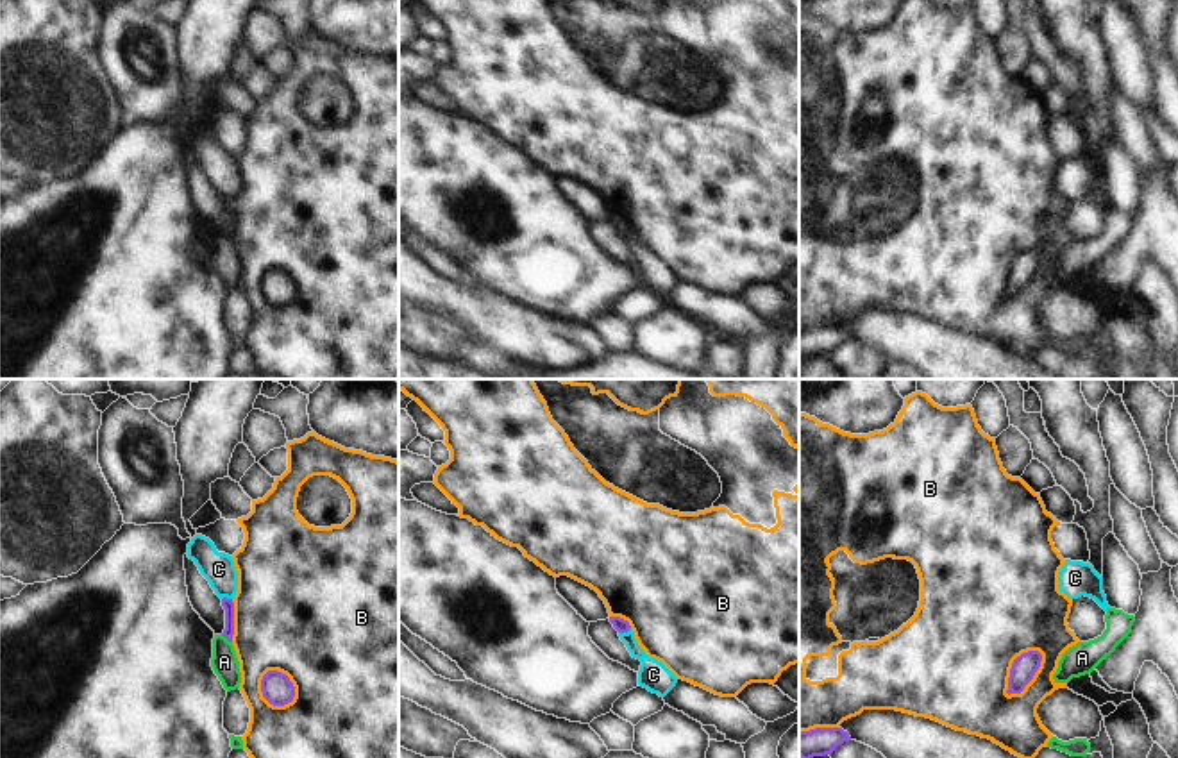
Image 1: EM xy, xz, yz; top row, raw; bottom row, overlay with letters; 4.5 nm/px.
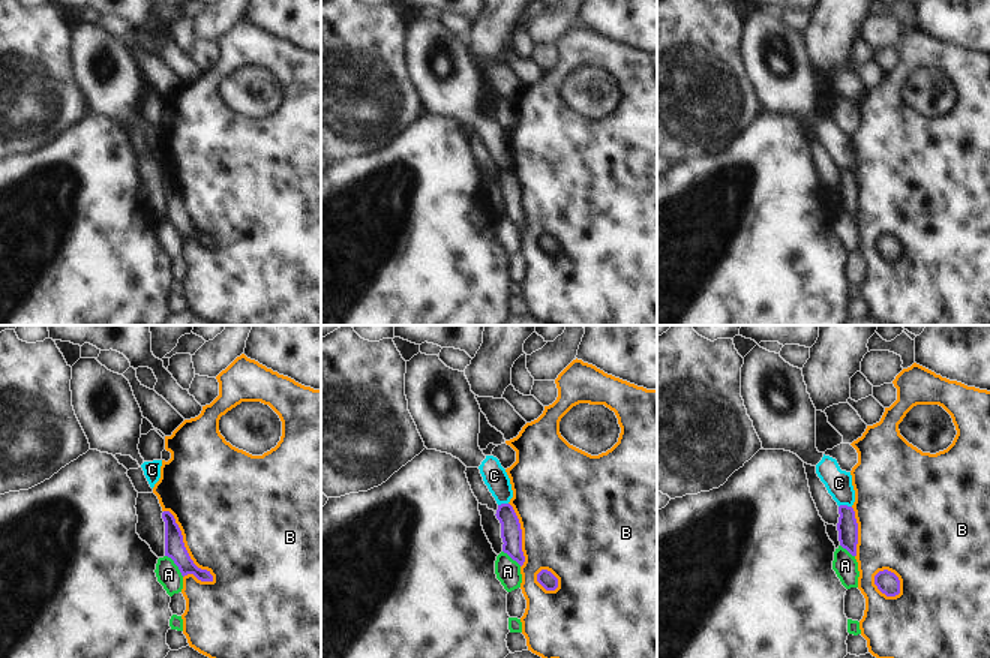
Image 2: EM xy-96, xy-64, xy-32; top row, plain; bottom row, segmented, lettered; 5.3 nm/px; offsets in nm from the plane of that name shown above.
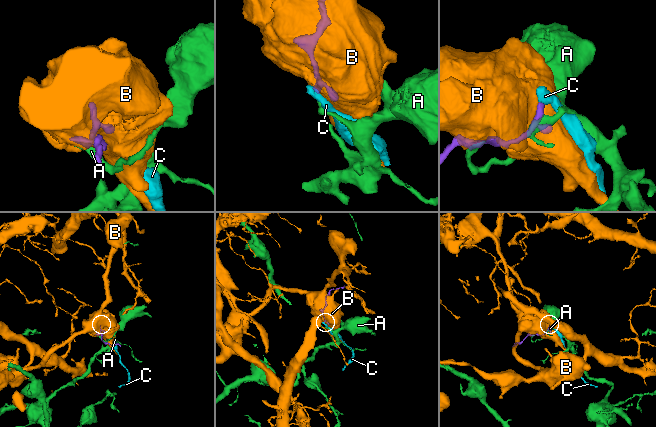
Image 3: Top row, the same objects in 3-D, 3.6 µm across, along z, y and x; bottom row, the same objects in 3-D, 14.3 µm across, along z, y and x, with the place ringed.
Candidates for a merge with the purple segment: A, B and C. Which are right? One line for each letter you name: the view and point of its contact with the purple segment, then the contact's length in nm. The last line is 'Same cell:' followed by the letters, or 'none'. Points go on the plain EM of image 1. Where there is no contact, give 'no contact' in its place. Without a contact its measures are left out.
Same cell: none

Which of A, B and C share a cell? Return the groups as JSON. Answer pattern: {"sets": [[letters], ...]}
{"sets": [["A"], ["B"], ["C"]]}

